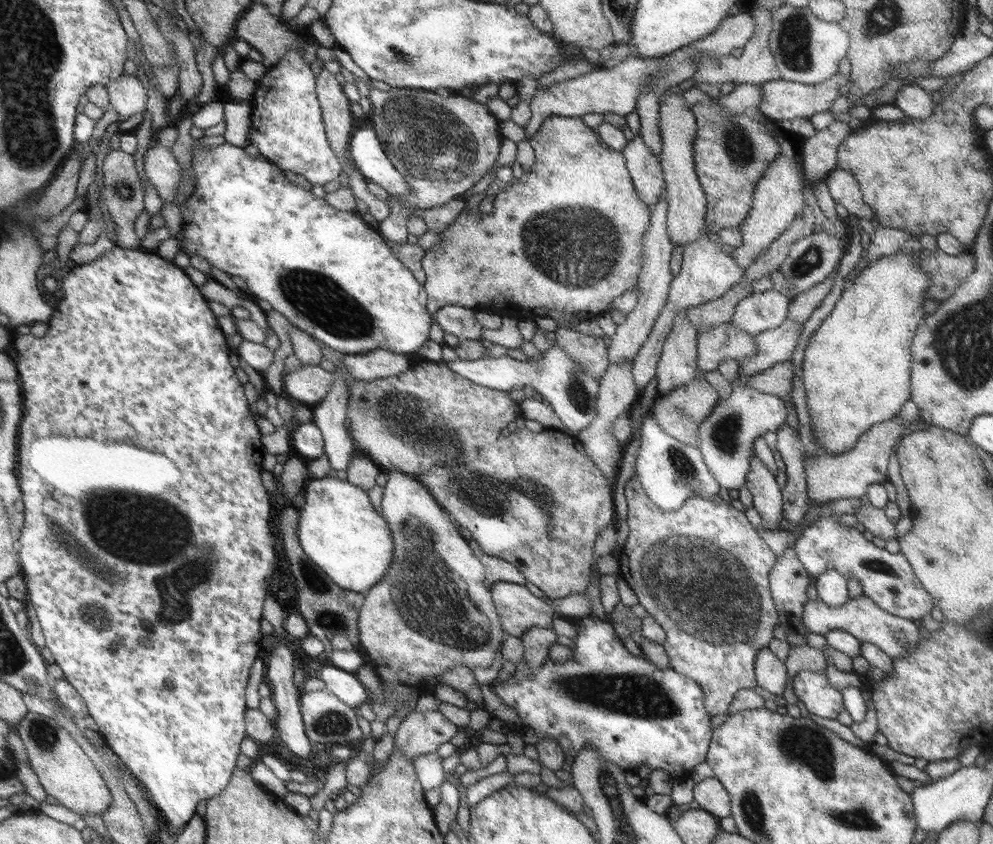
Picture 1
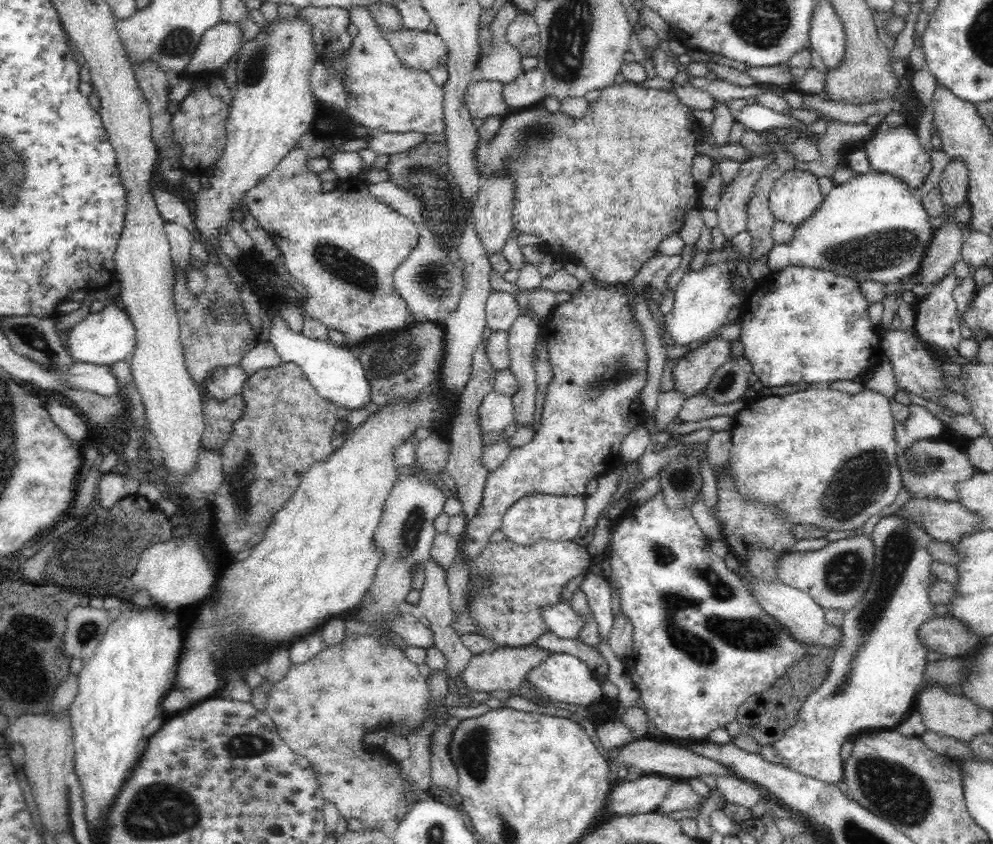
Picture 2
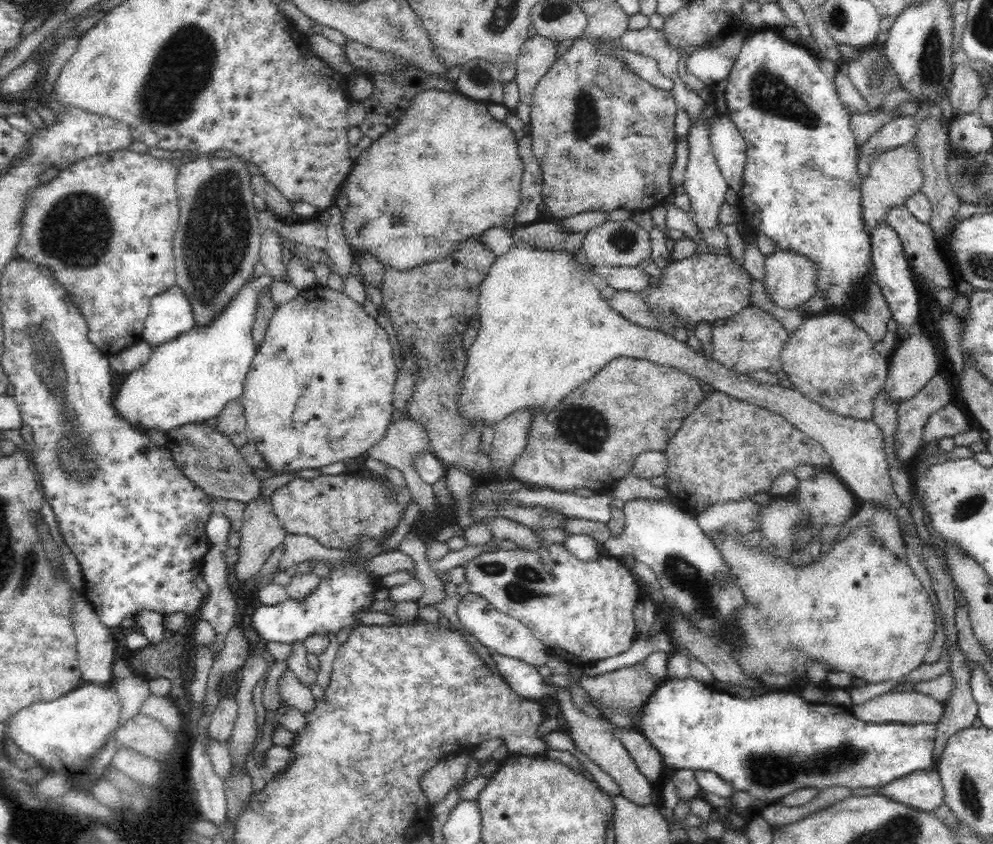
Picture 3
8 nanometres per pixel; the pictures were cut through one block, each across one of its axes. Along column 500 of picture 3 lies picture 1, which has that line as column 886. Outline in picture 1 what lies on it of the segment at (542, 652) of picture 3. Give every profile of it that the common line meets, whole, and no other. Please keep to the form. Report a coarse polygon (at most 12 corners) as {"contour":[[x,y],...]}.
{"contour":[[863,594],[832,608],[803,604],[807,632],[845,630],[892,659],[922,638],[914,621],[884,612]]}

